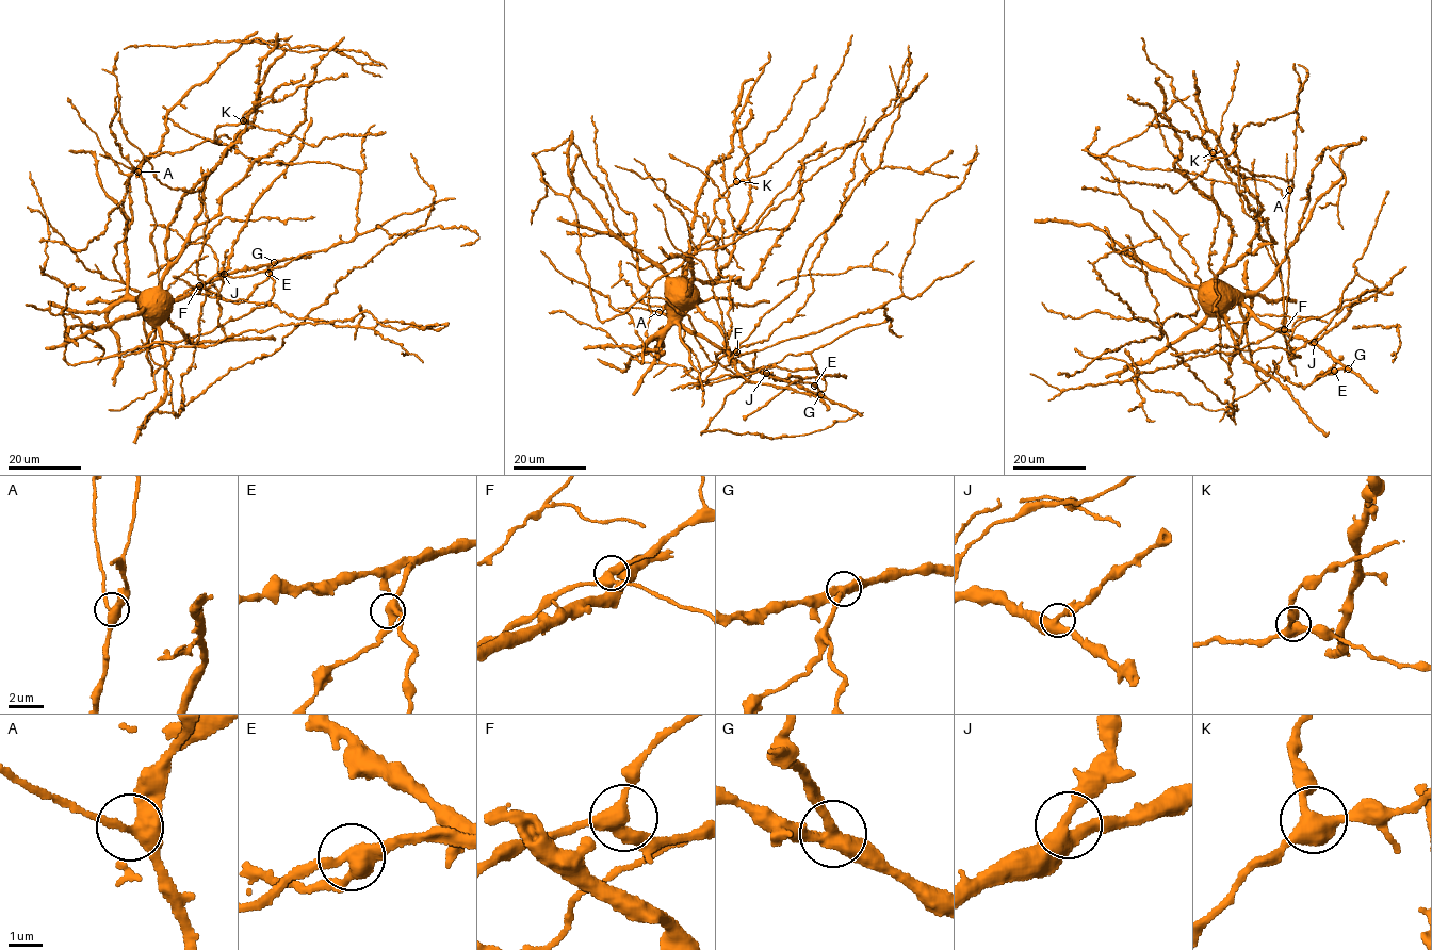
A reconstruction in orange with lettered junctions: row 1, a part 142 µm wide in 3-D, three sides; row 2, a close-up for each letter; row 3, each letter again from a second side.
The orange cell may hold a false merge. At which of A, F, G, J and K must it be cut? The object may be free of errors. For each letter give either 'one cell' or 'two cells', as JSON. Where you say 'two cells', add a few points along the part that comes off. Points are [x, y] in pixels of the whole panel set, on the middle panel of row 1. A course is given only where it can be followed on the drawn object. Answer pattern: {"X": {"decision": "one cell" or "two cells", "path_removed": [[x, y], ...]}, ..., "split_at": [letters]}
{"A": {"decision": "one cell"}, "F": {"decision": "one cell"}, "G": {"decision": "two cells", "path_removed": [[820, 395], [815, 386], [817, 370], [809, 369], [762, 367], [696, 385], [716, 366], [716, 355], [721, 350]]}, "J": {"decision": "one cell"}, "K": {"decision": "one cell"}, "split_at": ["G"]}

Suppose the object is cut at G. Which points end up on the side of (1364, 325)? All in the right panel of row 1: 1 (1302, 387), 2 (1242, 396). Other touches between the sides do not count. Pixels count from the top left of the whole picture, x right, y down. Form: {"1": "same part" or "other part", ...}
{"1": "other part", "2": "other part"}

